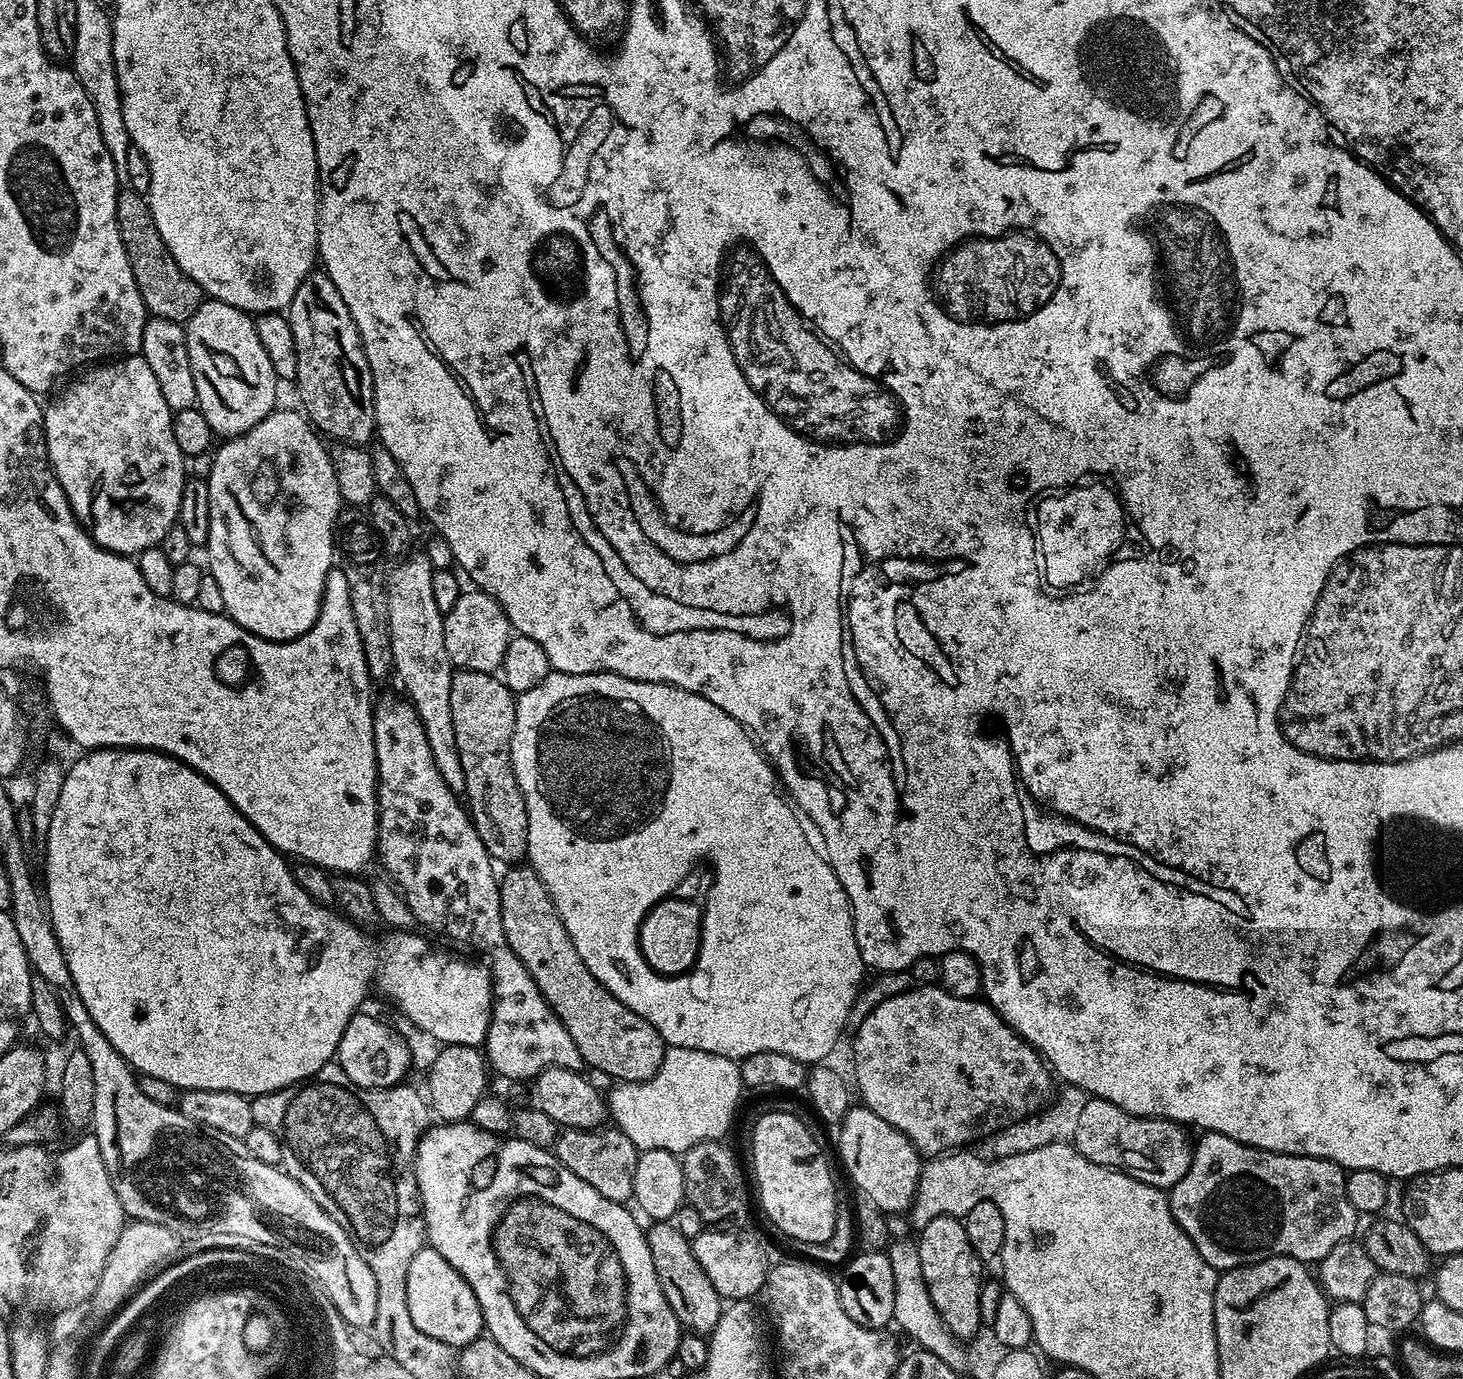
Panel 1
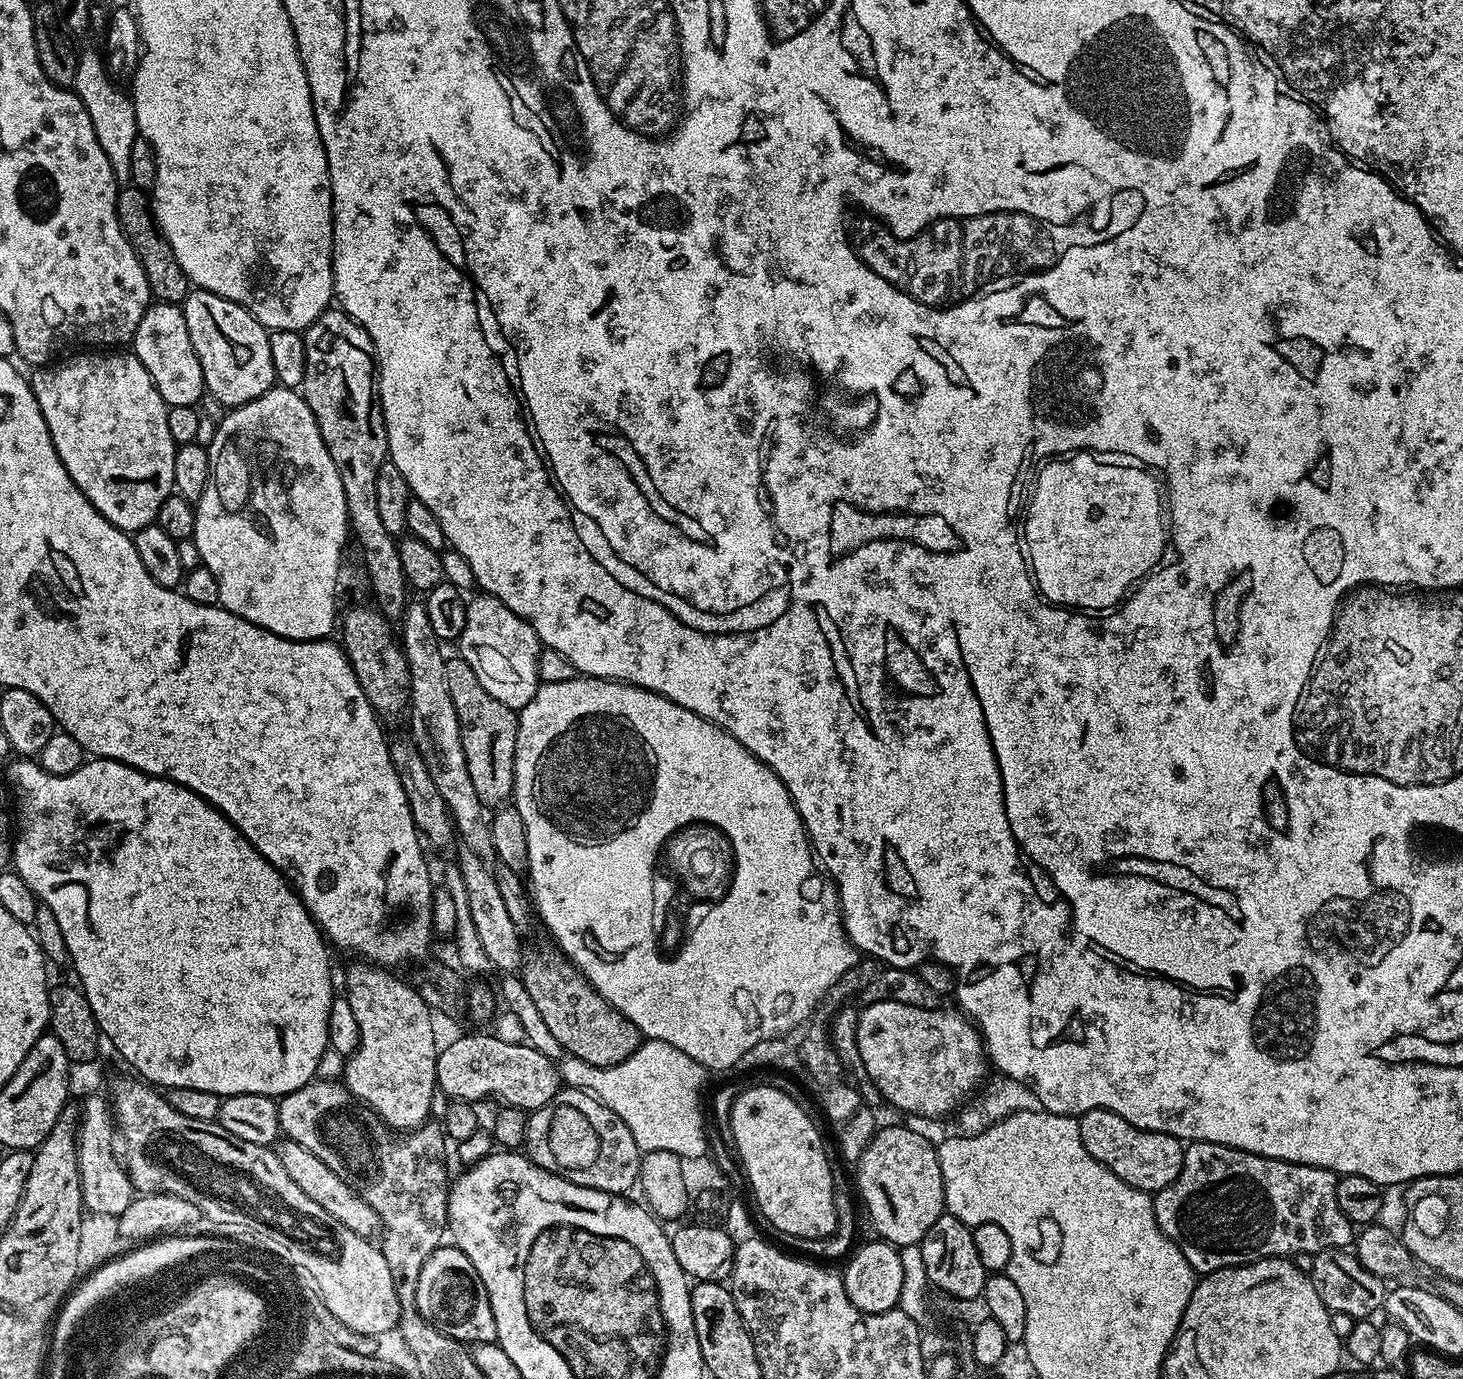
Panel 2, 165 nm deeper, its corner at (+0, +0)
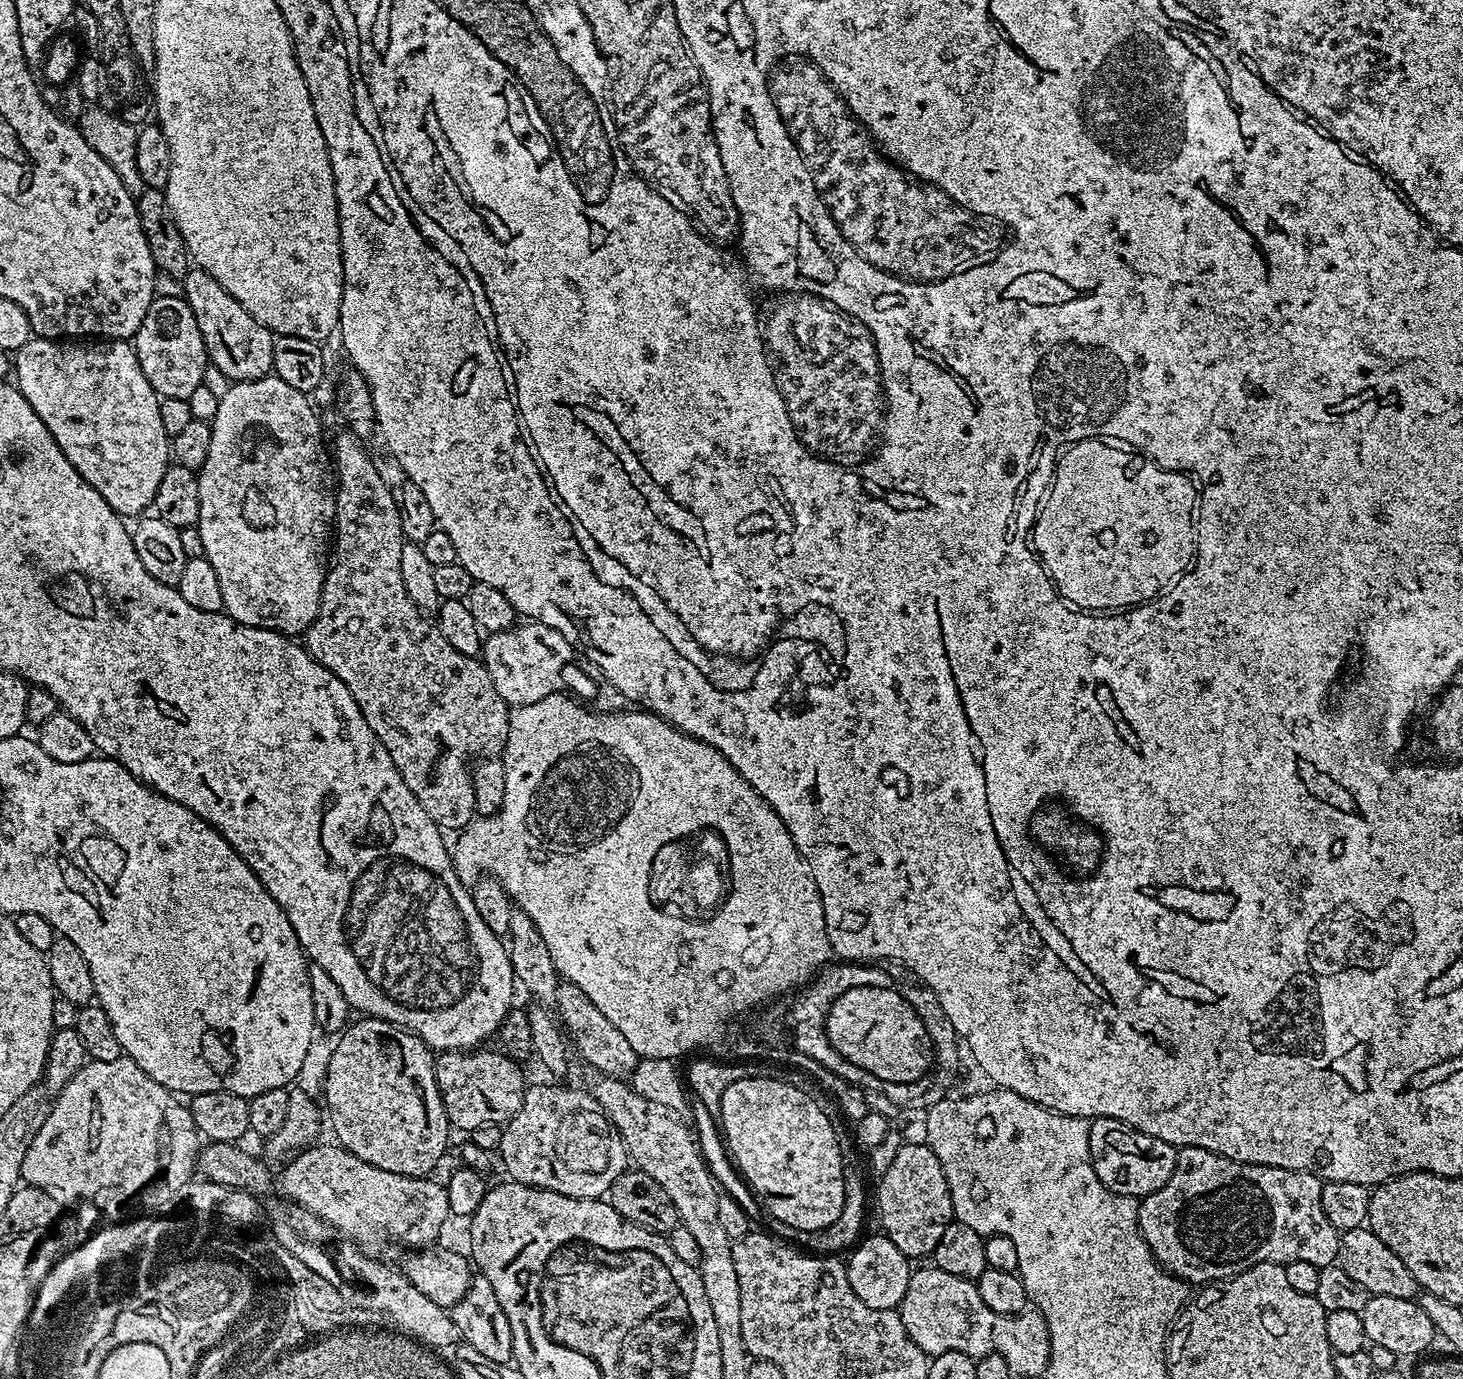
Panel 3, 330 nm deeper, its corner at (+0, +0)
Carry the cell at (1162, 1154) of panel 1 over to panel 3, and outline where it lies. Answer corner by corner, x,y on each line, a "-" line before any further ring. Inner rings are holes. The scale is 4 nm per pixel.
1101,1116
1090,1123
1090,1158
1094,1174
1098,1174
1102,1186
1123,1196
1143,1198
1154,1194
1154,1190
1162,1190
1162,1186
1170,1182
1170,1174
1174,1174
1177,1151
1176,1145
1142,1134
1114,1118

